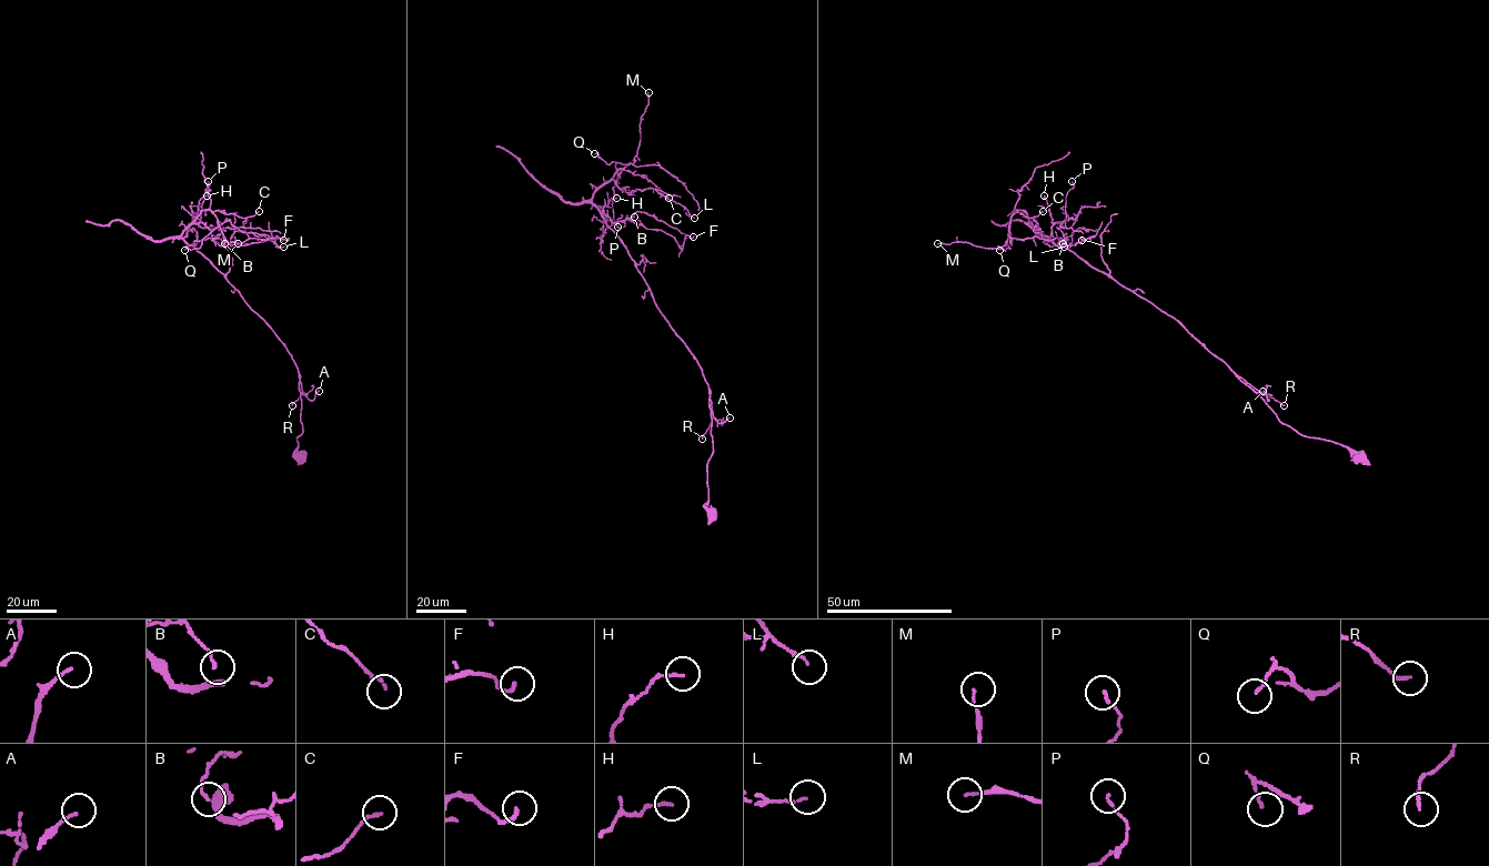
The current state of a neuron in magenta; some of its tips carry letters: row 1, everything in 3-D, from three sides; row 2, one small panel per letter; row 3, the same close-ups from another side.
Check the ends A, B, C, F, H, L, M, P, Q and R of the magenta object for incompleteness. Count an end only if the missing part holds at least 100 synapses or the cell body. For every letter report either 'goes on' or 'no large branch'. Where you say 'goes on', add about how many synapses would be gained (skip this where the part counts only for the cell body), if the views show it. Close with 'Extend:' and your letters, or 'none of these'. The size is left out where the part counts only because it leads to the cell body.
A: no large branch
B: no large branch
C: no large branch
F: no large branch
H: no large branch
L: no large branch
M: no large branch
P: no large branch
Q: no large branch
R: no large branch
Extend: none of these

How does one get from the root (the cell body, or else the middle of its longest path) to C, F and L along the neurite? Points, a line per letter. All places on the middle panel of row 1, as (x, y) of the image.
C: (712, 515), (707, 384), (592, 202), (621, 169), (646, 177), (668, 198)
F: (712, 515), (707, 384), (602, 213), (613, 222), (630, 218), (664, 231), (682, 249), (685, 237), (693, 237)
L: (712, 515), (707, 384), (592, 195), (612, 179), (625, 192), (655, 189), (694, 218)

